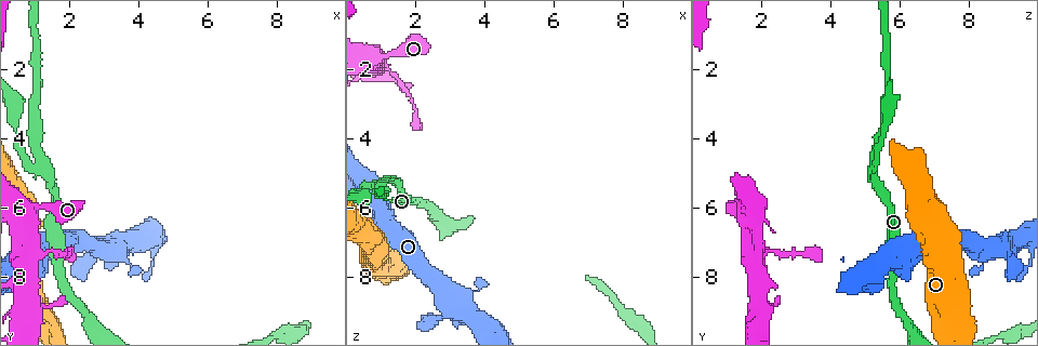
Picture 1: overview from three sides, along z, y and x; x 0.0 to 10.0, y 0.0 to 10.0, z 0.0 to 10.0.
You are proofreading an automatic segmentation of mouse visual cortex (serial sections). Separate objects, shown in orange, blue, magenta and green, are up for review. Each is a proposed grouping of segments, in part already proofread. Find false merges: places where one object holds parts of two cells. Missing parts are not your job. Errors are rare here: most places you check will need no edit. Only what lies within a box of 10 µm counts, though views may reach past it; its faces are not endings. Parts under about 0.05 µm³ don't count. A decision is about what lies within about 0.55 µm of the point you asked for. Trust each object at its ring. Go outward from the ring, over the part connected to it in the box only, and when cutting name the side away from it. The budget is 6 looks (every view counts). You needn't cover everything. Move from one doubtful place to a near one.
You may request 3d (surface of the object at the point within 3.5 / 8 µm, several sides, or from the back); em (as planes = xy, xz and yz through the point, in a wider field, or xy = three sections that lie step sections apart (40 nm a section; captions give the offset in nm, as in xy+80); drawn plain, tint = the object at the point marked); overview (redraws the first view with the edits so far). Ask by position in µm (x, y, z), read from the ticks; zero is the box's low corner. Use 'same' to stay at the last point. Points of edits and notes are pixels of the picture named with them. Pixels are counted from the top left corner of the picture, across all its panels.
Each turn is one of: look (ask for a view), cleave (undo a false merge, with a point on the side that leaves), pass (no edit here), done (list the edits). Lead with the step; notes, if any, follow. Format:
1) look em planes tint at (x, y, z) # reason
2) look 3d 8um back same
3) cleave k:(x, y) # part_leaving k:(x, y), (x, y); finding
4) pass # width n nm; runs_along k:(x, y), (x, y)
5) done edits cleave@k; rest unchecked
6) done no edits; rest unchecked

look em xy step 5 tint at (1.10, 4.80, 5.20)

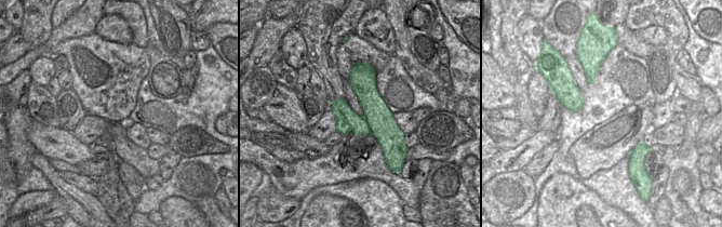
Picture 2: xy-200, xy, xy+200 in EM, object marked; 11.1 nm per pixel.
look 3d 3.5um same # wider look

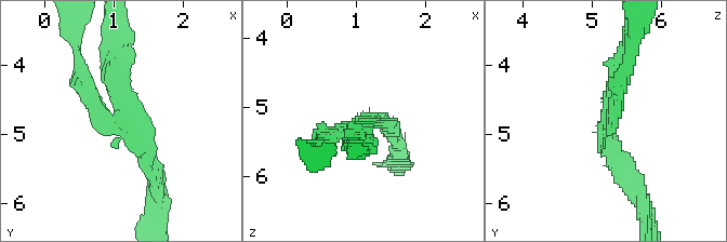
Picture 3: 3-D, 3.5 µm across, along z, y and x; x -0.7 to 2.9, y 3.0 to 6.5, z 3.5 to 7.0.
cleave 3:(81, 83) # part_leaving 3:(119, 125), (79, 82), (76, 39); a second cell is stuck on

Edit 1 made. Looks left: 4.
look 3d 3.5um at (1.05, 7.45, 1.90) # branch point

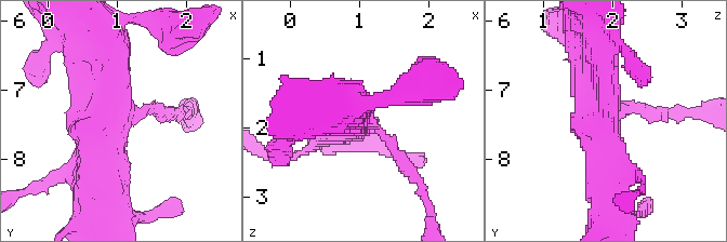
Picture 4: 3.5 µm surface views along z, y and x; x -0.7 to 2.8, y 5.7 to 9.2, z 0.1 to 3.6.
look em planes tint at (1.10, 7.40, 1.95) # shape alone is not enough

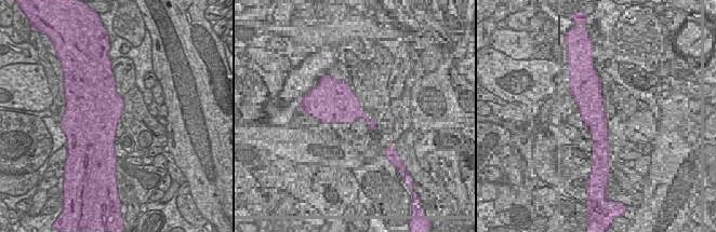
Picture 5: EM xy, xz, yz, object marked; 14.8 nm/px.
pass # width 750 nm; runs_along 4:(589, 39), (608, 182); all the same cell

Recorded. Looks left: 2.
done edits cleave@3; rest unchecked

